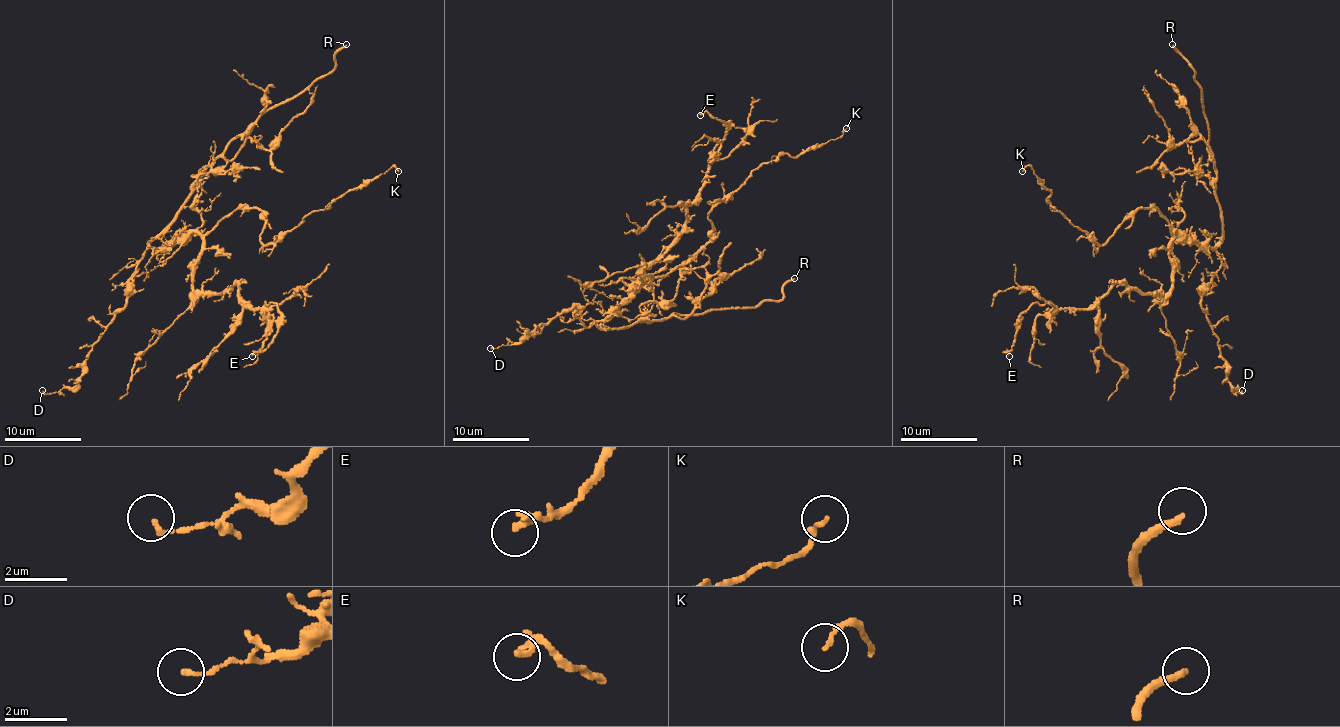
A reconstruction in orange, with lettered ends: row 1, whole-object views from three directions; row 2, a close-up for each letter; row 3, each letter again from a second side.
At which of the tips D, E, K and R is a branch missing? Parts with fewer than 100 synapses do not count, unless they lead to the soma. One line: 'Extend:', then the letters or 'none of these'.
Extend: R

